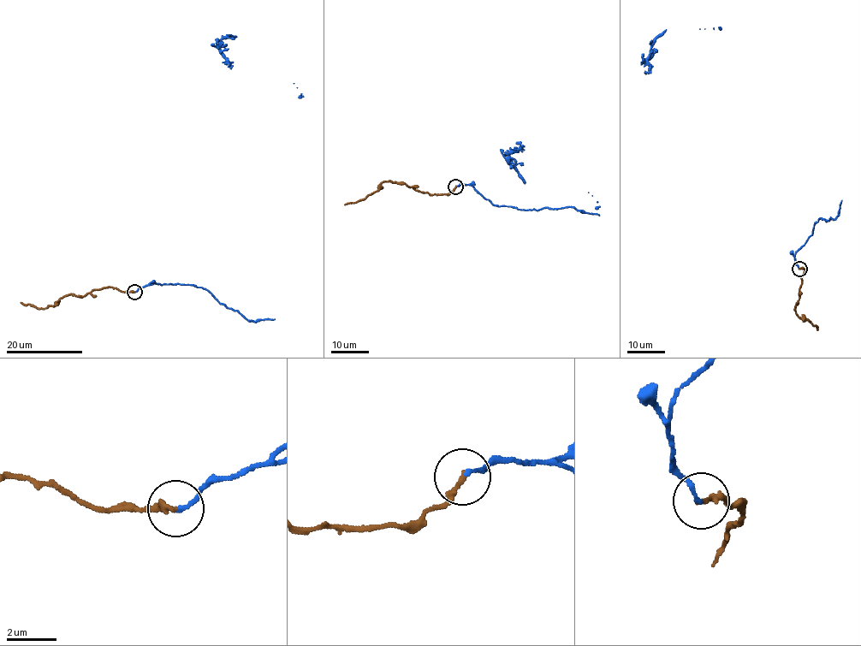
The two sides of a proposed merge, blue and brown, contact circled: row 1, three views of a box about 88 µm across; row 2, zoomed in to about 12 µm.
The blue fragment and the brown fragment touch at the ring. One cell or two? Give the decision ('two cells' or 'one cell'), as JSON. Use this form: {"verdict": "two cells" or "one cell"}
{"verdict": "one cell"}

